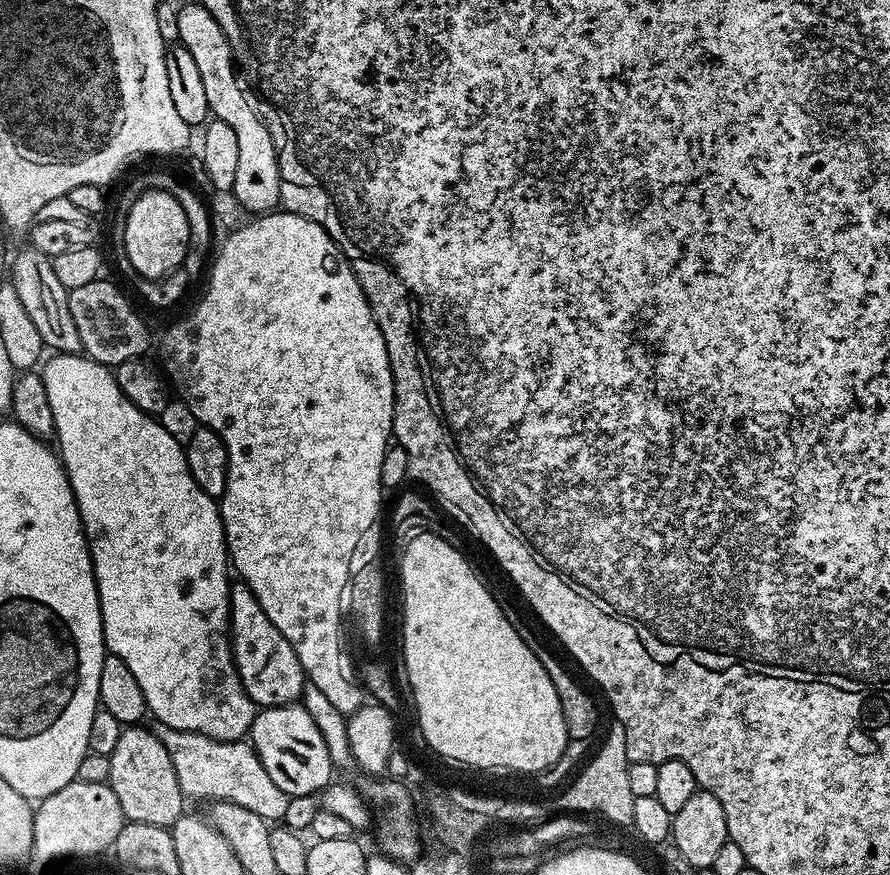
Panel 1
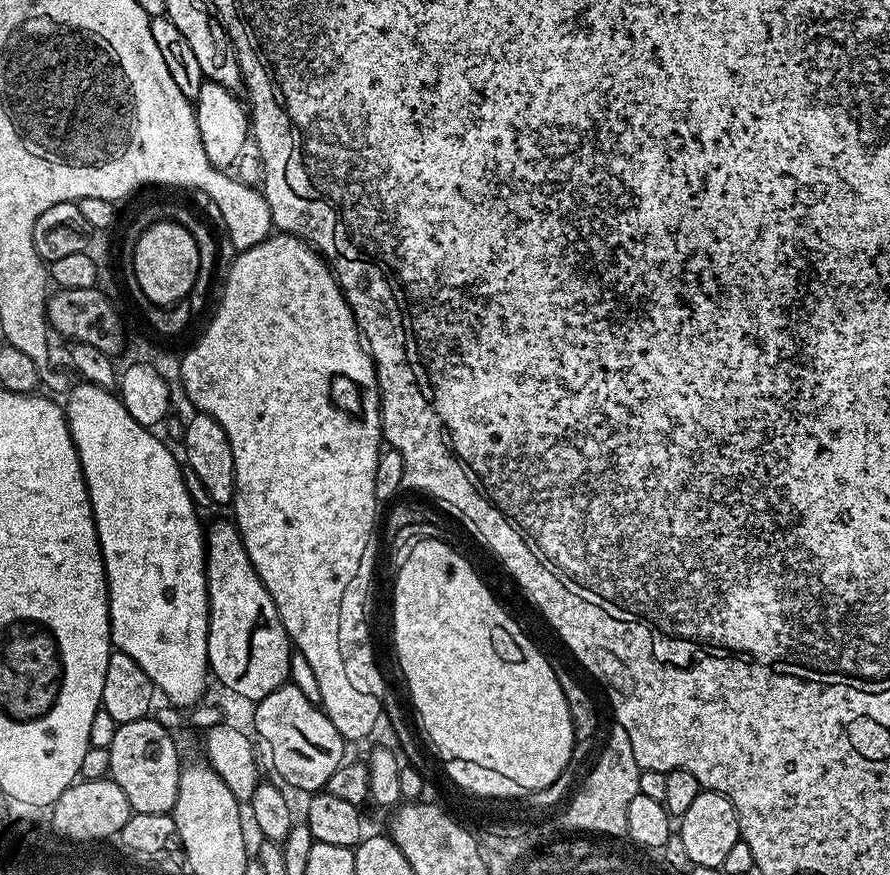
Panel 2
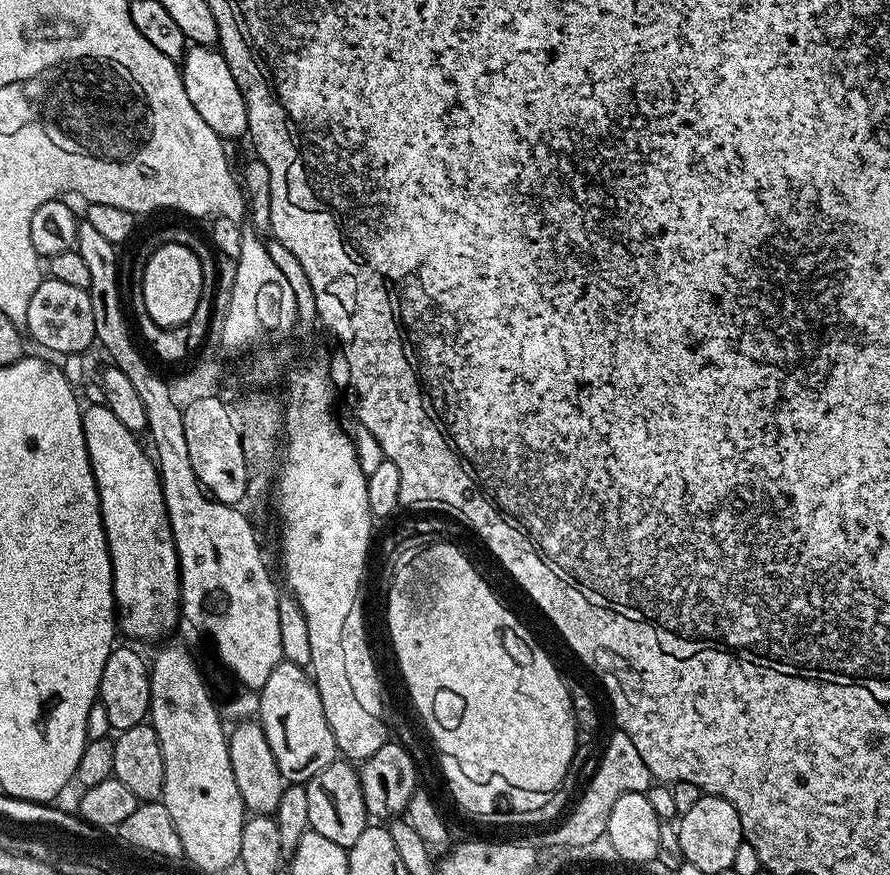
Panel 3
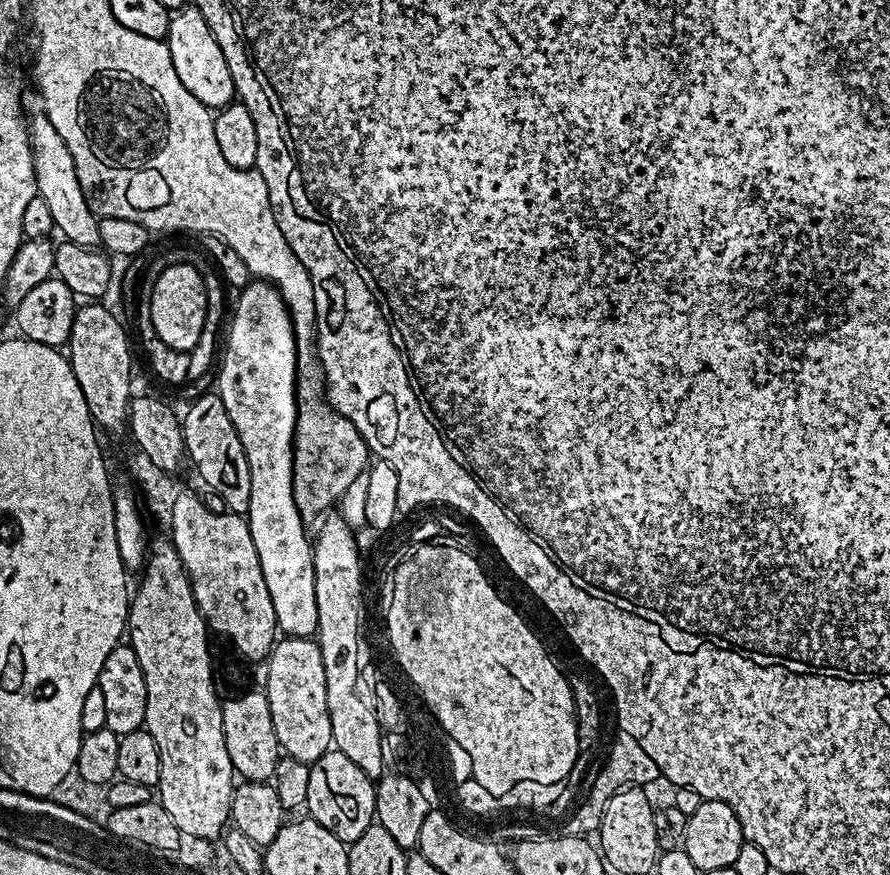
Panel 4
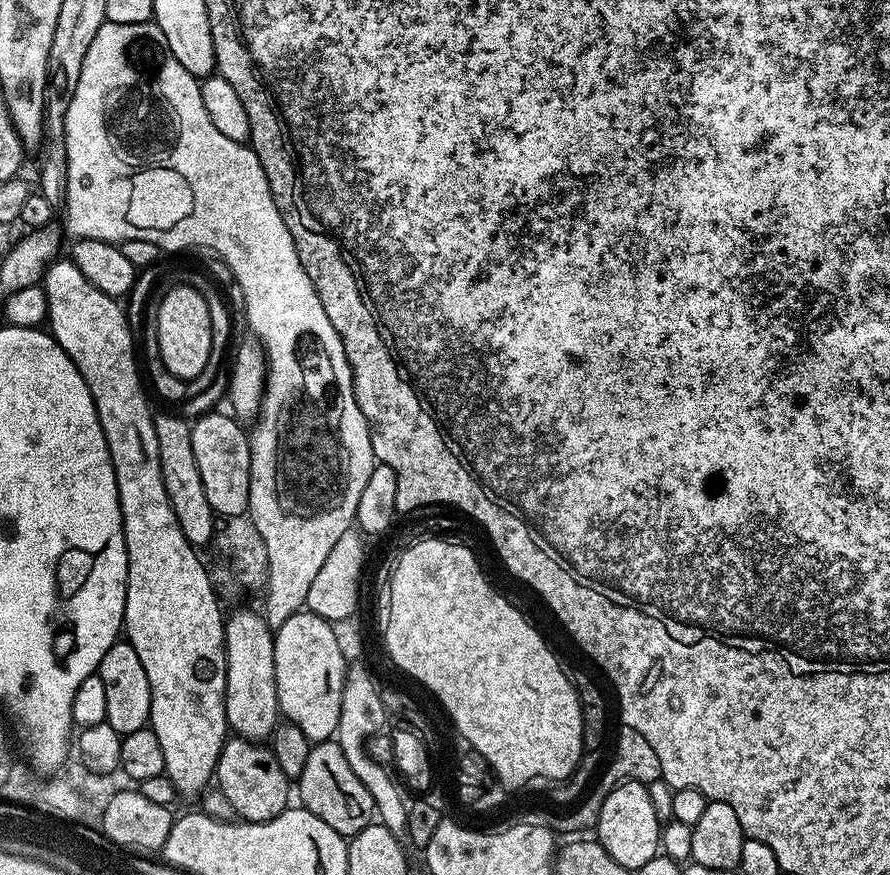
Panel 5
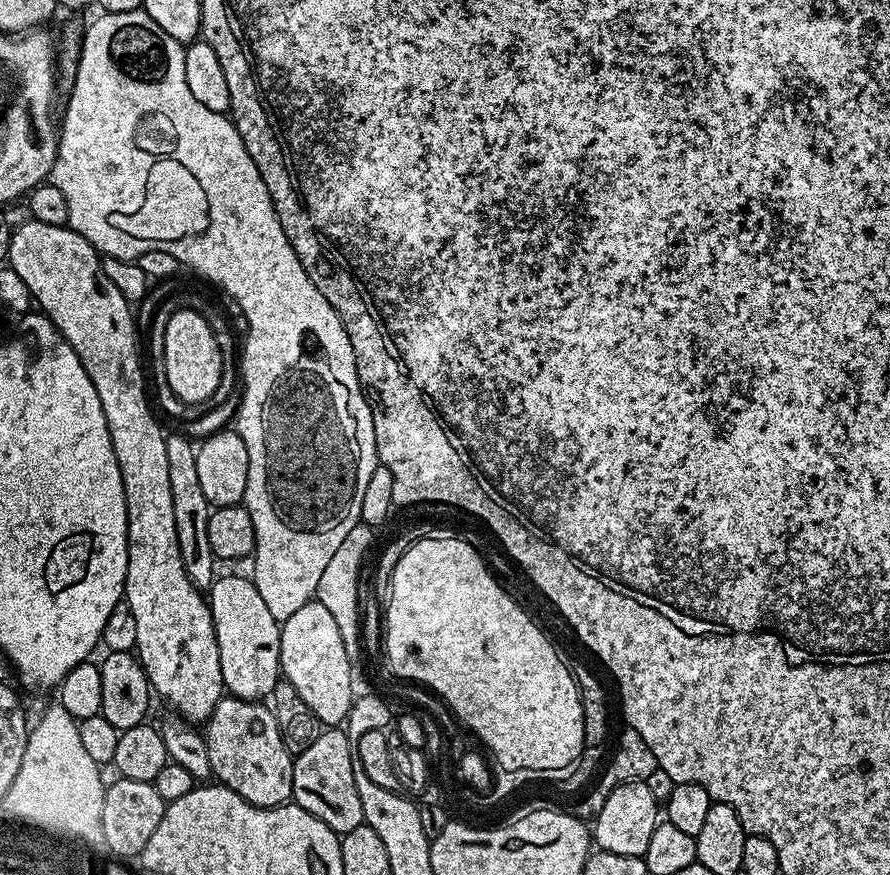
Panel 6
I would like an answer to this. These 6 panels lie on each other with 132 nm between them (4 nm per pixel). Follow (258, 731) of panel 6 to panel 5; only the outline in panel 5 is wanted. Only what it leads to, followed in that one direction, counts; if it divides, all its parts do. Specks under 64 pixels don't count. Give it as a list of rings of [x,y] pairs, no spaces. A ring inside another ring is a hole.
[[[238,735],[225,740],[216,763],[214,780],[218,785],[218,791],[226,794],[226,802],[234,806],[237,817],[249,824],[272,820],[289,807],[290,782],[286,774],[282,774],[282,766],[278,766],[278,758],[272,753],[271,747],[263,743],[243,740]]]

